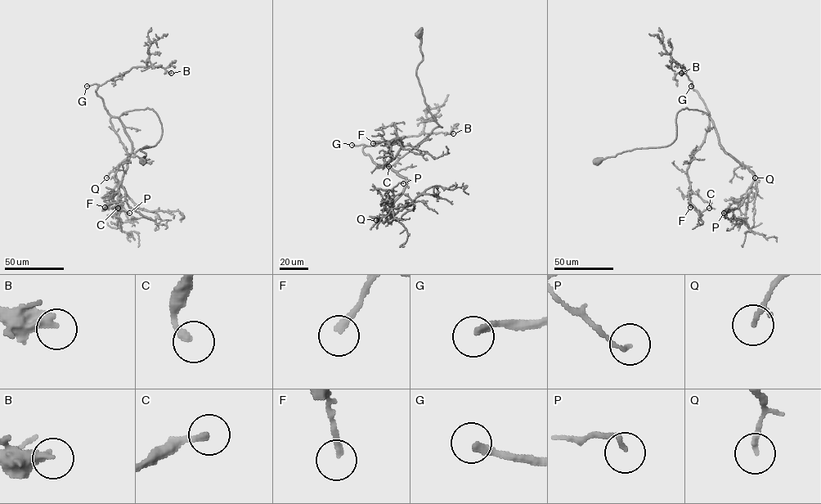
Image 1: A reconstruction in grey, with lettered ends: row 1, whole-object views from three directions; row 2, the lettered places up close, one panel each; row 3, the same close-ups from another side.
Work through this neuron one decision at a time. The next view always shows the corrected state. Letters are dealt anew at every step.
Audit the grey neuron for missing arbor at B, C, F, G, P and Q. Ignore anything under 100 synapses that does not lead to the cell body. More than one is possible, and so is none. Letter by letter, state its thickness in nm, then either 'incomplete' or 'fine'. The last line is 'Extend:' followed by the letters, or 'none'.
B: calibre 400 nm; fine
C: calibre 240 nm; fine
F: calibre 240 nm; fine
G: calibre 240 nm; incomplete
P: calibre 130 nm; fine
Q: calibre 180 nm; fine
Extend: G

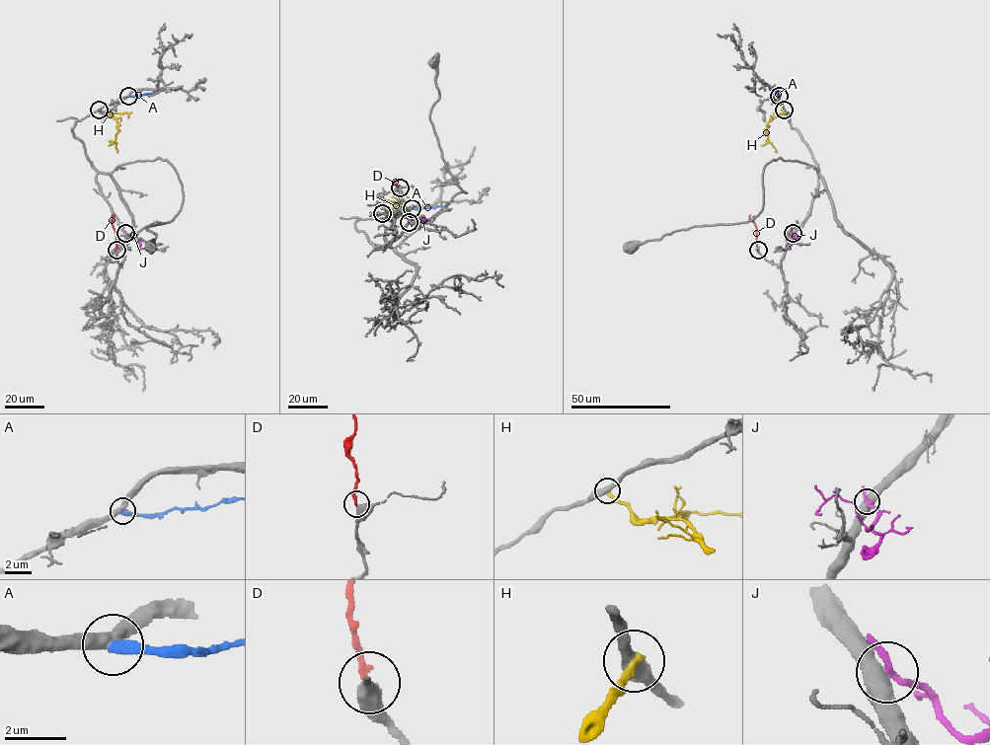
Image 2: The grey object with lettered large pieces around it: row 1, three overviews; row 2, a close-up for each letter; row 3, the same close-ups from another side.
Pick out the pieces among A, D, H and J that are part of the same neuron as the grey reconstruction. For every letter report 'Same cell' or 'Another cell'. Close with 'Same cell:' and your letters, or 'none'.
A: Another cell
D: Same cell
H: Another cell
J: Another cell
Same cell: D

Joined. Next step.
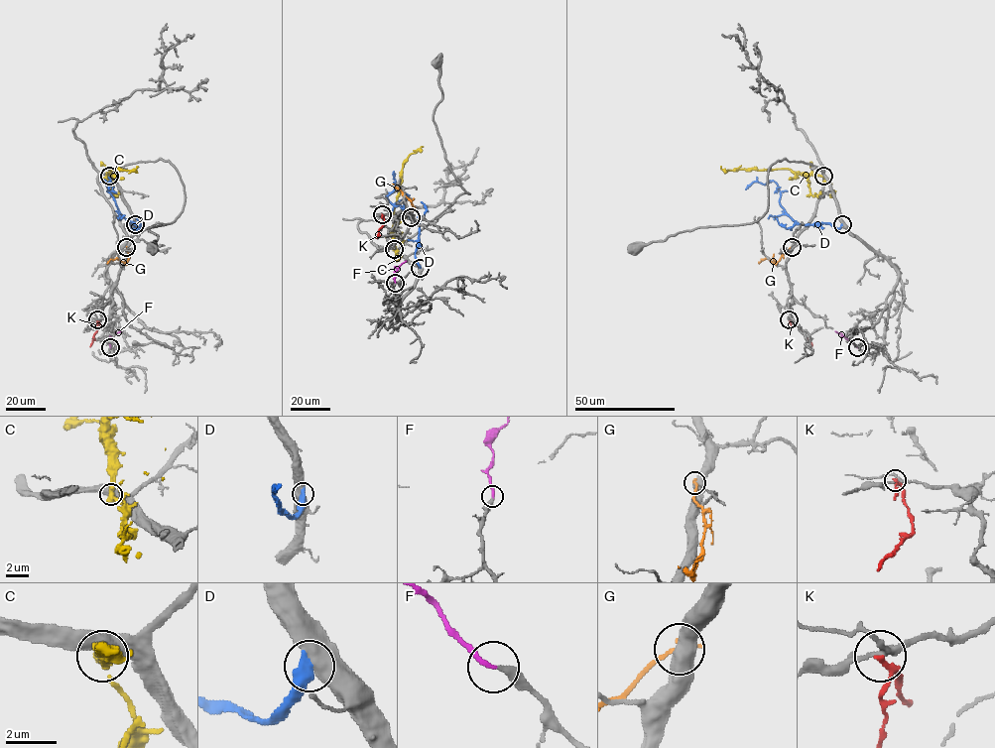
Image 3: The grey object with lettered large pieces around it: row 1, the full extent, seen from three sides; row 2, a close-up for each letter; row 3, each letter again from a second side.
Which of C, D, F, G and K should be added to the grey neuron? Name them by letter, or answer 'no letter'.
F

